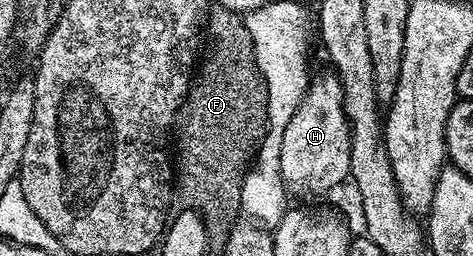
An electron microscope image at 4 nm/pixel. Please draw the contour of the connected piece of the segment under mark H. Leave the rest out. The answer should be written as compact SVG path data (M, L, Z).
M322 75L306 88L306 96L300 101L296 113L292 115L292 121L288 121L282 134L280 173L287 188L298 195L318 195L321 191L330 191L350 179L350 123L346 120L346 110L342 108L342 83L337 75Z

